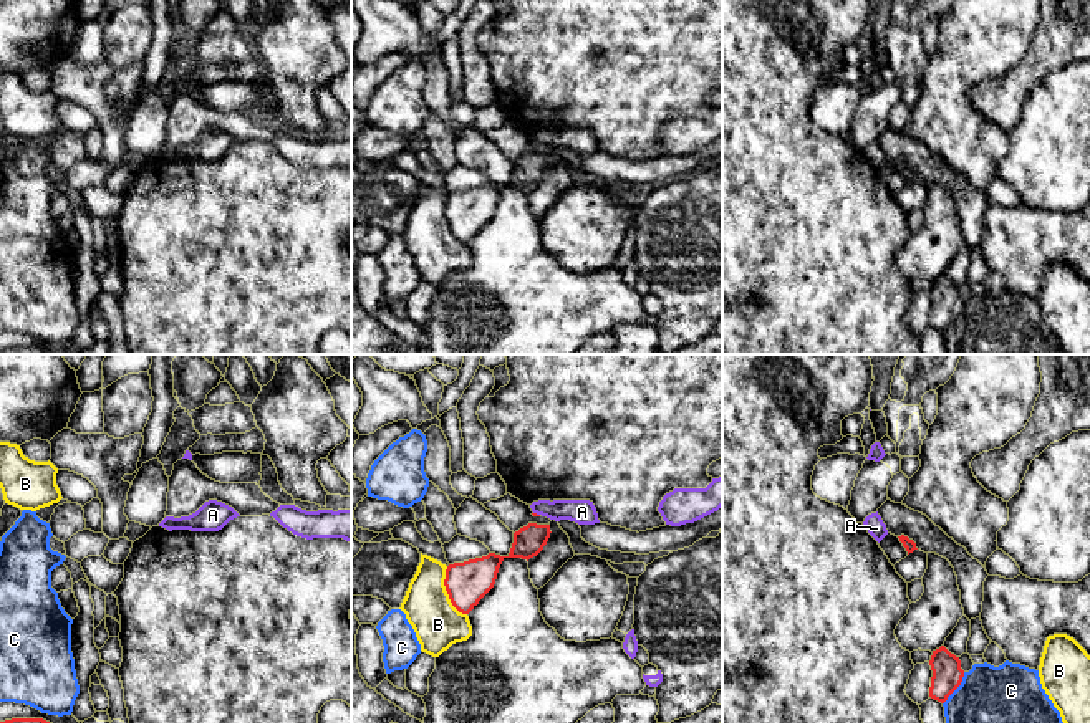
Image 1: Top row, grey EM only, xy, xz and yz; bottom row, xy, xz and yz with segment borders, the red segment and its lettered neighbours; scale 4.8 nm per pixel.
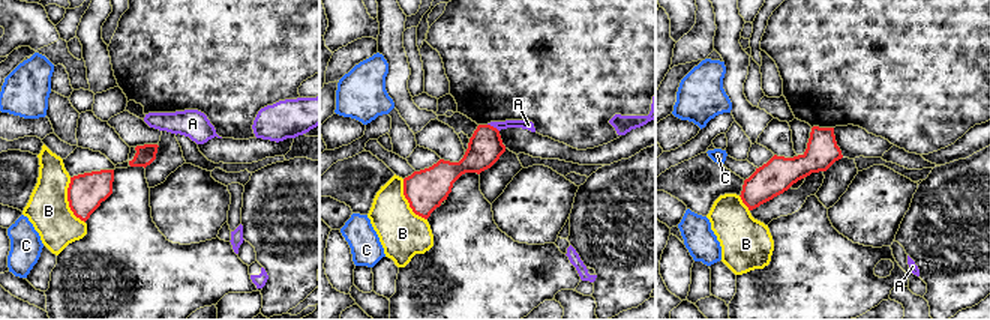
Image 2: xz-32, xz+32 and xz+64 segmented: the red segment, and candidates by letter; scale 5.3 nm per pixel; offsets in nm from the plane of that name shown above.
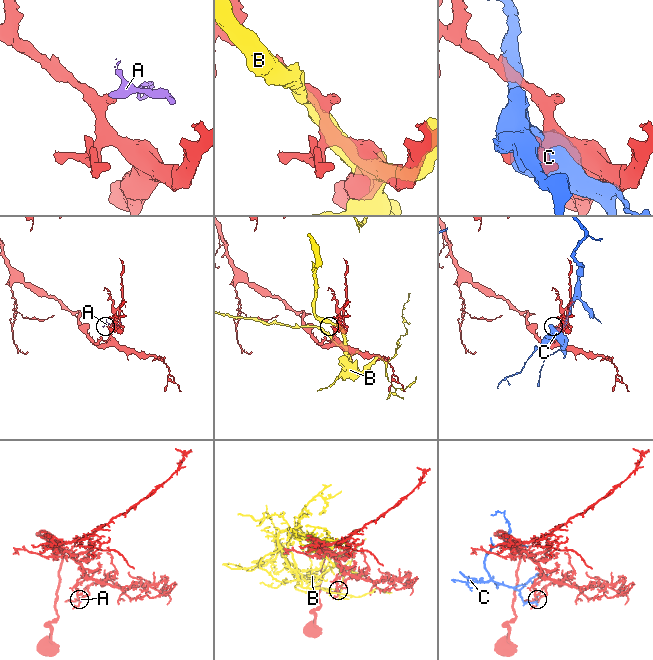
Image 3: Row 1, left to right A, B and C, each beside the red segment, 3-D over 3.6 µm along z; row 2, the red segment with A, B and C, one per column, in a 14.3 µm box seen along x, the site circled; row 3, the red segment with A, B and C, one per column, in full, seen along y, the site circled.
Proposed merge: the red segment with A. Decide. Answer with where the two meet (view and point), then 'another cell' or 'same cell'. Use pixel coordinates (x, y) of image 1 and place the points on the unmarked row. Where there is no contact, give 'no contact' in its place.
meets red in xz at (535, 143); another cell

